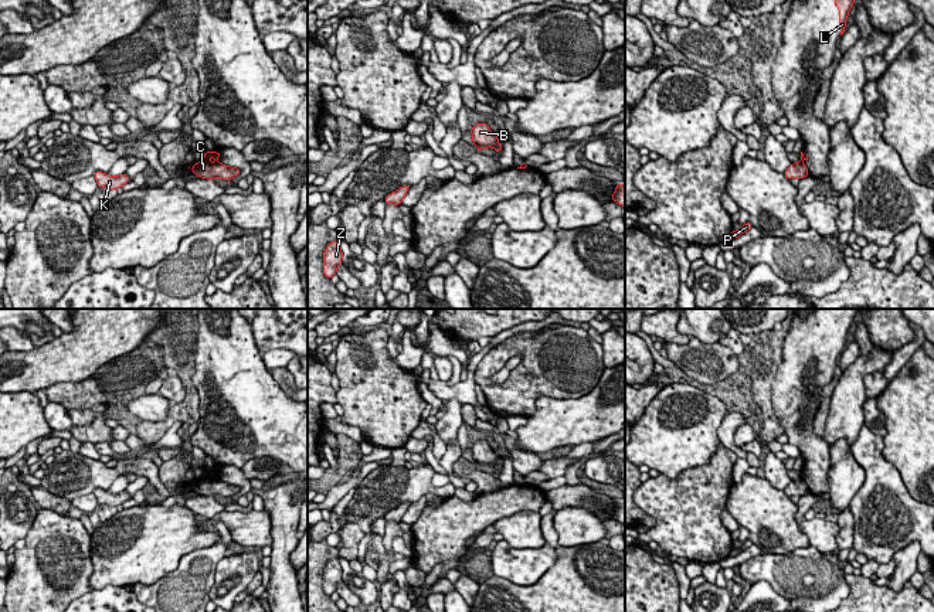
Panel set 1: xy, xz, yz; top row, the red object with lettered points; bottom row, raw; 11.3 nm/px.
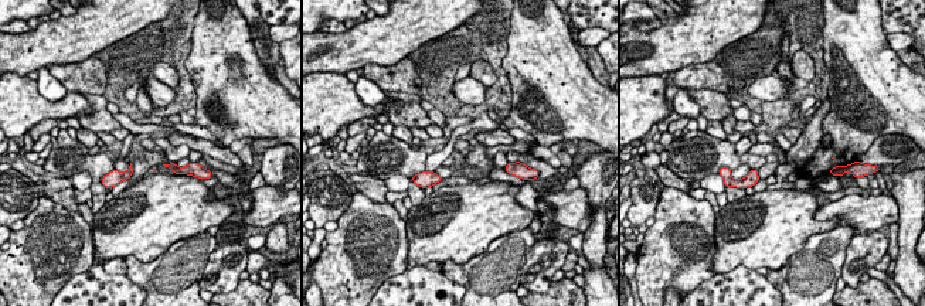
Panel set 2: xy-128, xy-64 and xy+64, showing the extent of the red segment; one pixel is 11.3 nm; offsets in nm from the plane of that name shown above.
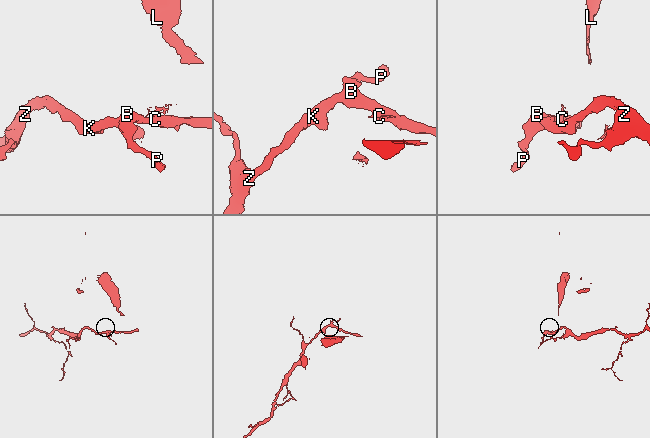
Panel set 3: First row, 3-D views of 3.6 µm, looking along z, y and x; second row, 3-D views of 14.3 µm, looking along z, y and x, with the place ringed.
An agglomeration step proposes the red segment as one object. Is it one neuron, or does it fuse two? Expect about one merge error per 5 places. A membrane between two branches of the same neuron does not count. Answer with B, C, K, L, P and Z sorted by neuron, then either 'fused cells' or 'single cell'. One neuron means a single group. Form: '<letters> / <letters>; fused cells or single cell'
B C K P Z / L; fused cells

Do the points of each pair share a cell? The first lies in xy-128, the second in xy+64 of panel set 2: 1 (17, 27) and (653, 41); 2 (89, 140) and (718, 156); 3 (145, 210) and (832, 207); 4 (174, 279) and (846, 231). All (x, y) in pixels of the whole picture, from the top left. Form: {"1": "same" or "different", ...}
{"1": "different", "2": "different", "3": "different", "4": "same"}

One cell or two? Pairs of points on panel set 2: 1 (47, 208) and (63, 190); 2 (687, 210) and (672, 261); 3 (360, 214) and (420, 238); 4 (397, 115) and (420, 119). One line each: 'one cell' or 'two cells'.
1: two cells
2: one cell
3: two cells
4: one cell

